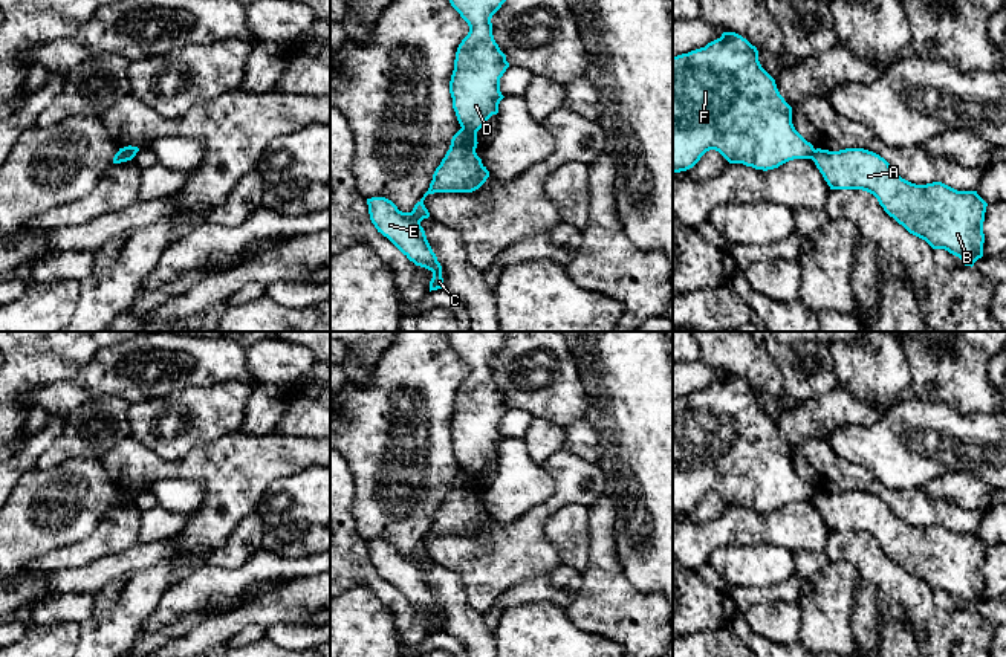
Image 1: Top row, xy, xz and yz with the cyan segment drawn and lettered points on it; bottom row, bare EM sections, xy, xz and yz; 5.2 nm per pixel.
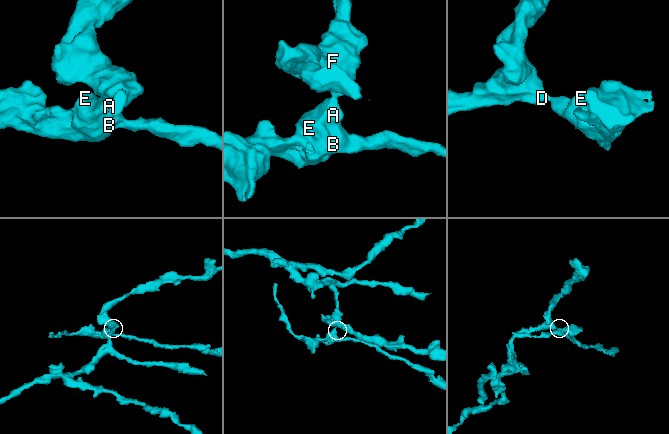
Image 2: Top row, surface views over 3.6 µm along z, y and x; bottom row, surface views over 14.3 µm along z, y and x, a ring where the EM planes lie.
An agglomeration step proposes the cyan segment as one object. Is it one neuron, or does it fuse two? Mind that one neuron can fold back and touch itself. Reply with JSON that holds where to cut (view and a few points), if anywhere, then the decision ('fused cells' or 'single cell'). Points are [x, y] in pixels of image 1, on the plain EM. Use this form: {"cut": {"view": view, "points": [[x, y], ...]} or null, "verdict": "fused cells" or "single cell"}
{"cut": {"view": "xz", "points": [[462, 469], [476, 477]]}, "verdict": "fused cells"}

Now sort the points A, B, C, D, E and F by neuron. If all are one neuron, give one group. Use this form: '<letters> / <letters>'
A B C E / D F

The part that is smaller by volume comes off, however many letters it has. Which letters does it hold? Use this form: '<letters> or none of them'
A, B, C, E

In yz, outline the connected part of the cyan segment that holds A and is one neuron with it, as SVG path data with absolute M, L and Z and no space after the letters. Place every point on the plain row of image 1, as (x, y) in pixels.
M816 490L810 501L830 532L873 536L890 559L933 591L945 591L971 610L983 599L988 545L977 533L957 533L942 524L911 526L864 490Z

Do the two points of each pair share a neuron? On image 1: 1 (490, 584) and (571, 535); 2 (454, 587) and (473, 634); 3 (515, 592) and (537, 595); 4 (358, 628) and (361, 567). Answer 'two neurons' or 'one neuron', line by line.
1: two neurons
2: one neuron
3: one neuron
4: two neurons

